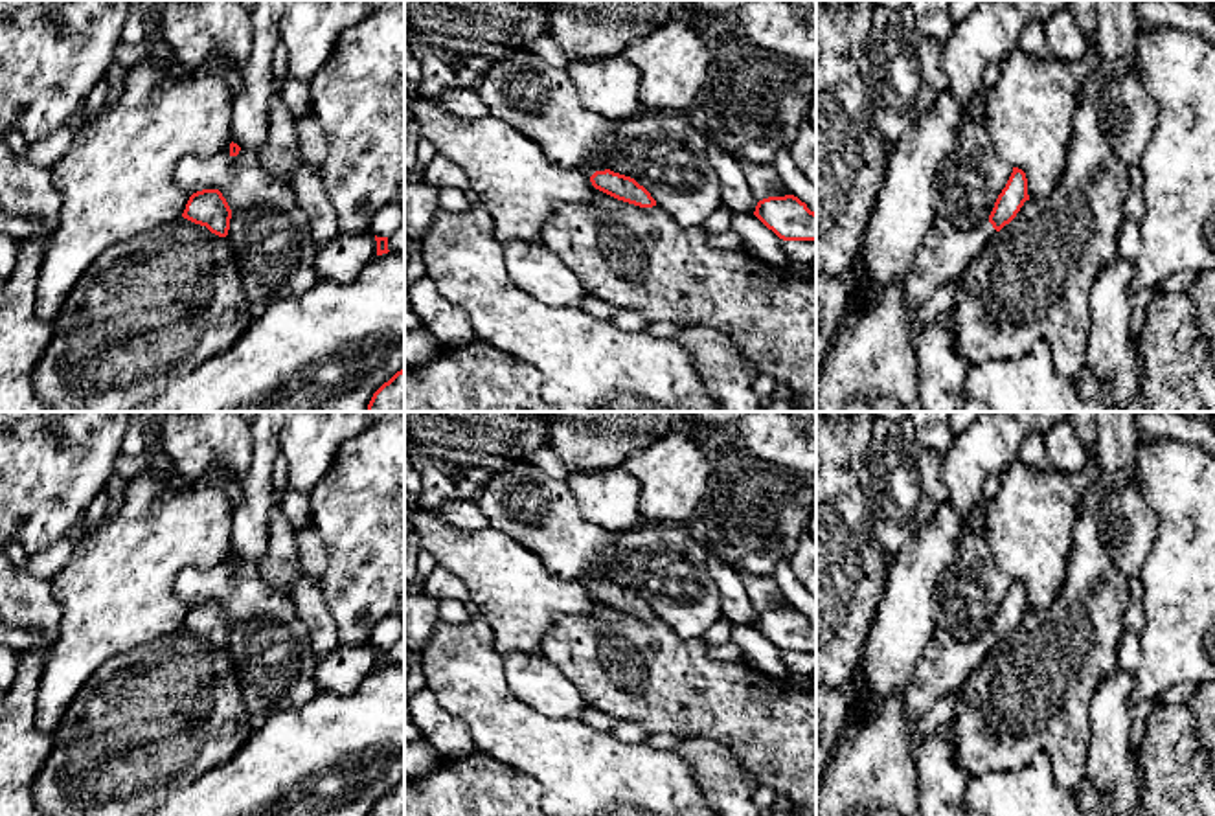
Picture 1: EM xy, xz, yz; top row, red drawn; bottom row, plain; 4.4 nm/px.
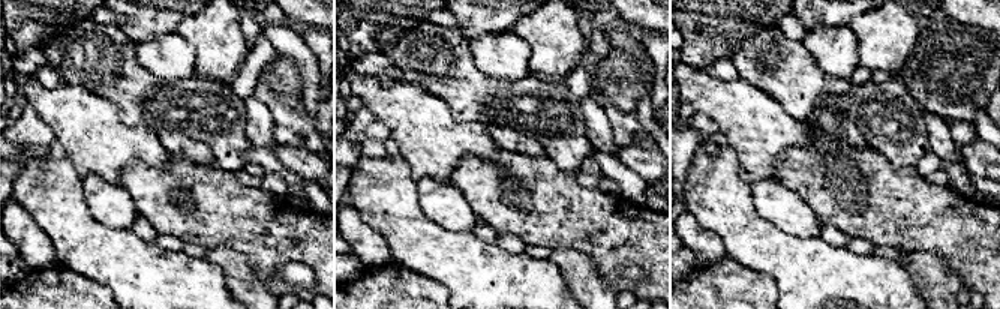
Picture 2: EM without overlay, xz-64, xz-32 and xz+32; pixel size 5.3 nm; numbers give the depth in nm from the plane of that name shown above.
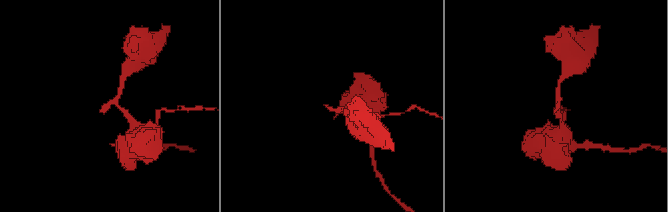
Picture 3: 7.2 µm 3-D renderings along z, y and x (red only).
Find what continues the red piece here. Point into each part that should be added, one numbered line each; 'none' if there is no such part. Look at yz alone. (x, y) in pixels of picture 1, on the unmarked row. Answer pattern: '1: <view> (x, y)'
1: yz (945, 664)

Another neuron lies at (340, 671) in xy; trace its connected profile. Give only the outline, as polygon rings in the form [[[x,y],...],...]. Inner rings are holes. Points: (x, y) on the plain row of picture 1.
[[[340,643],[333,652],[316,656],[314,684],[318,691],[349,695],[373,667],[377,667],[377,652],[371,643]]]

